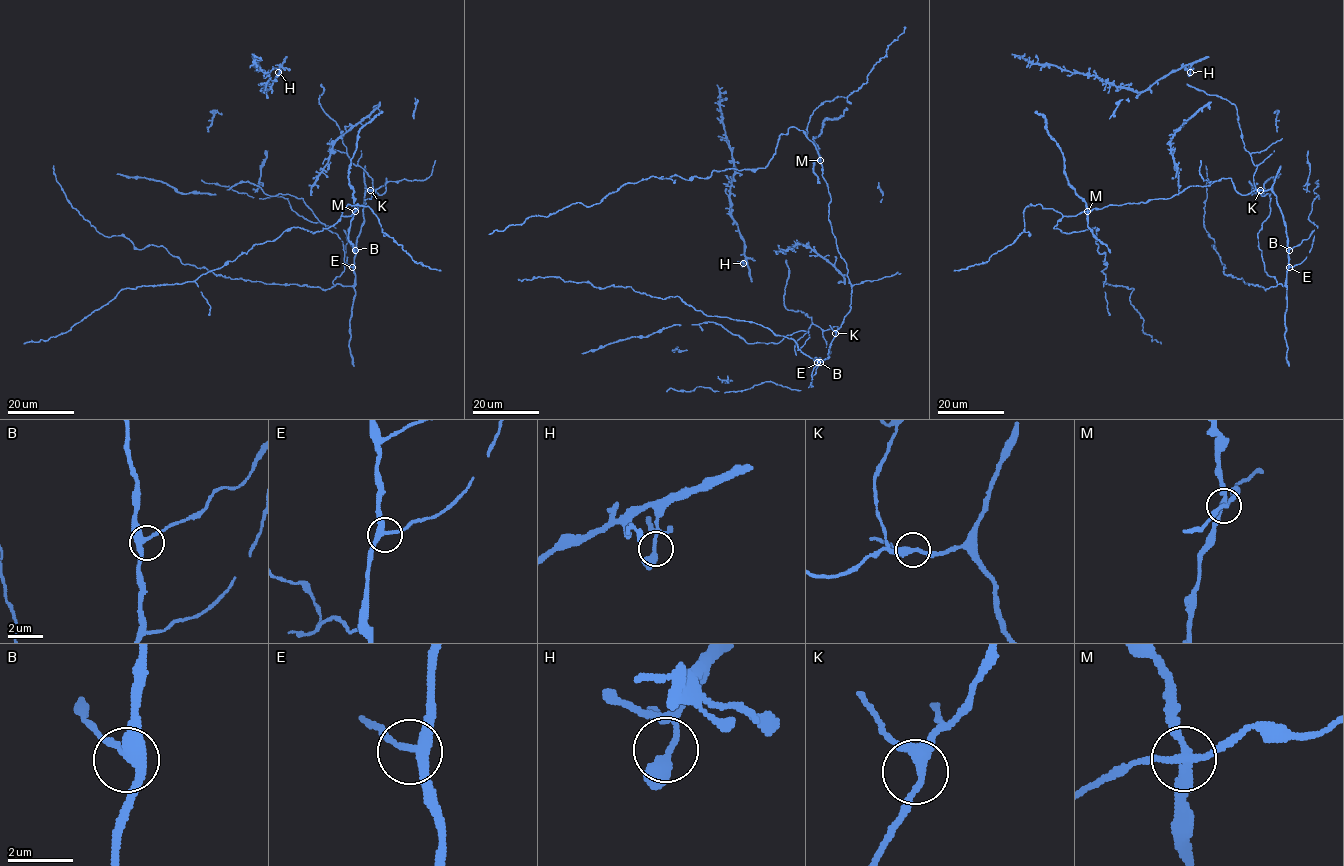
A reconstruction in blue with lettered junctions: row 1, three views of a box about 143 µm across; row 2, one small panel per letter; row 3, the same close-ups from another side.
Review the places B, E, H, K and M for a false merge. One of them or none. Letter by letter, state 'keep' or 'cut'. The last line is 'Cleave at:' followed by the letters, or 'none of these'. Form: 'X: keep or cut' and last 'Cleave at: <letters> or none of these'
B: keep
E: keep
H: keep
K: keep
M: cut
Cleave at: M

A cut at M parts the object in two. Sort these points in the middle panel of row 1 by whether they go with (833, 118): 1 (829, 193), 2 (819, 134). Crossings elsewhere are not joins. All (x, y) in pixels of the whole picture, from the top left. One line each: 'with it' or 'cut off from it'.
1: cut off from it
2: with it

